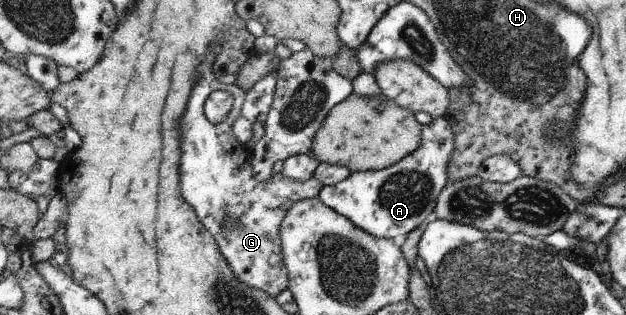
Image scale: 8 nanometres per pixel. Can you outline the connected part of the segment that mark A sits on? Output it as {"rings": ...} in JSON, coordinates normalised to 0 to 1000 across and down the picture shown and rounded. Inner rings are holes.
{"rings":[[[712,368],[692,375],[676,406],[673,460],[657,492],[649,492],[626,527],[607,540],[569,543],[545,581],[519,587],[511,632],[586,740],[644,765],[666,717],[681,711],[681,692],[695,667],[698,632],[716,581],[717,508],[724,495],[728,422]]]}

